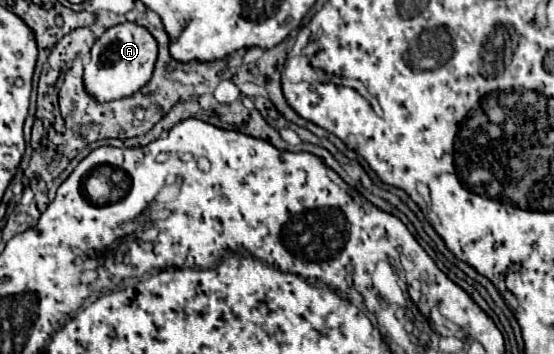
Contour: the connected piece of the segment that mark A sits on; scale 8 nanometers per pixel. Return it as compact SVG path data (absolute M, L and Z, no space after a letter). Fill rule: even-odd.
M137 22L117 24L105 30L105 34L97 38L97 42L93 44L91 62L85 66L85 88L97 100L105 102L127 98L129 94L135 94L141 86L145 86L151 80L155 60L157 60L157 40L145 26Z

